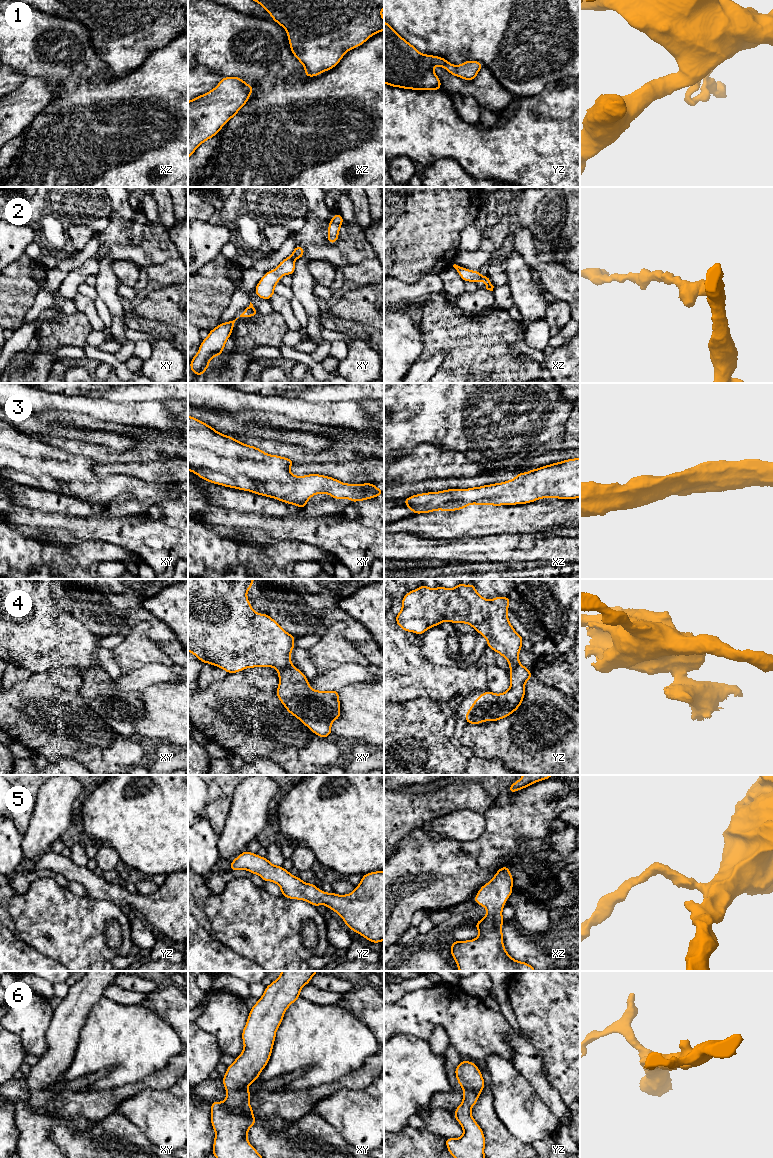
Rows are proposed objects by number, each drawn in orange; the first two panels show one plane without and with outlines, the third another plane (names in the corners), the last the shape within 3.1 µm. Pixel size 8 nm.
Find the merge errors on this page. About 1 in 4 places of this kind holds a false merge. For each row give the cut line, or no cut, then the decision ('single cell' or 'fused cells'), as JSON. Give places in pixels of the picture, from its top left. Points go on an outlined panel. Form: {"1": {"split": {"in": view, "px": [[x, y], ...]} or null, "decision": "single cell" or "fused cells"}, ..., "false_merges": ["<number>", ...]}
{"1": {"split": null, "decision": "single cell"}, "2": {"split": null, "decision": "single cell"}, "3": {"split": null, "decision": "single cell"}, "4": {"split": {"in": "xy", "px": [[292, 665], [277, 669]]}, "decision": "fused cells"}, "5": {"split": null, "decision": "single cell"}, "6": {"split": null, "decision": "single cell"}, "false_merges": ["4"]}

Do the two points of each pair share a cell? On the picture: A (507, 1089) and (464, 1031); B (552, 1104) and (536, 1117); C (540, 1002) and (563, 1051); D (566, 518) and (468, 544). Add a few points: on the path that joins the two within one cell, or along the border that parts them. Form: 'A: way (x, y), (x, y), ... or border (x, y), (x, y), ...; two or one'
A: border (510, 1061), (497, 1055), (490, 1055), (486, 1068); two
B: border (533, 1089), (560, 1124); two
C: way (552, 1014), (563, 1025), (563, 1039); one
D: border (530, 531), (484, 535); two

